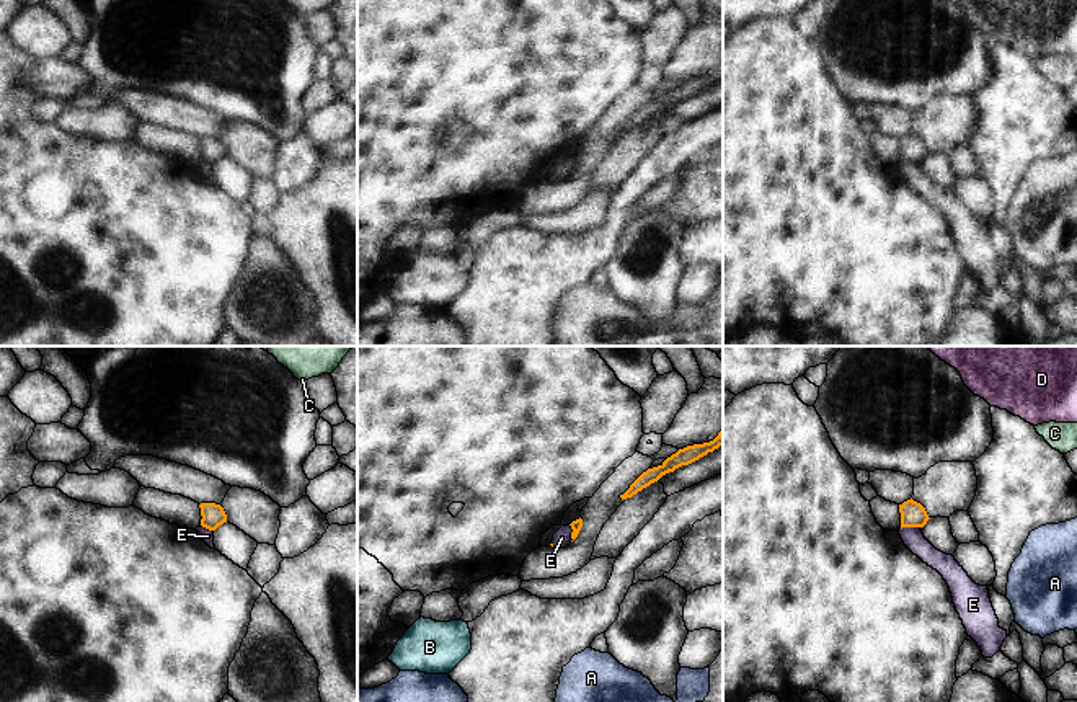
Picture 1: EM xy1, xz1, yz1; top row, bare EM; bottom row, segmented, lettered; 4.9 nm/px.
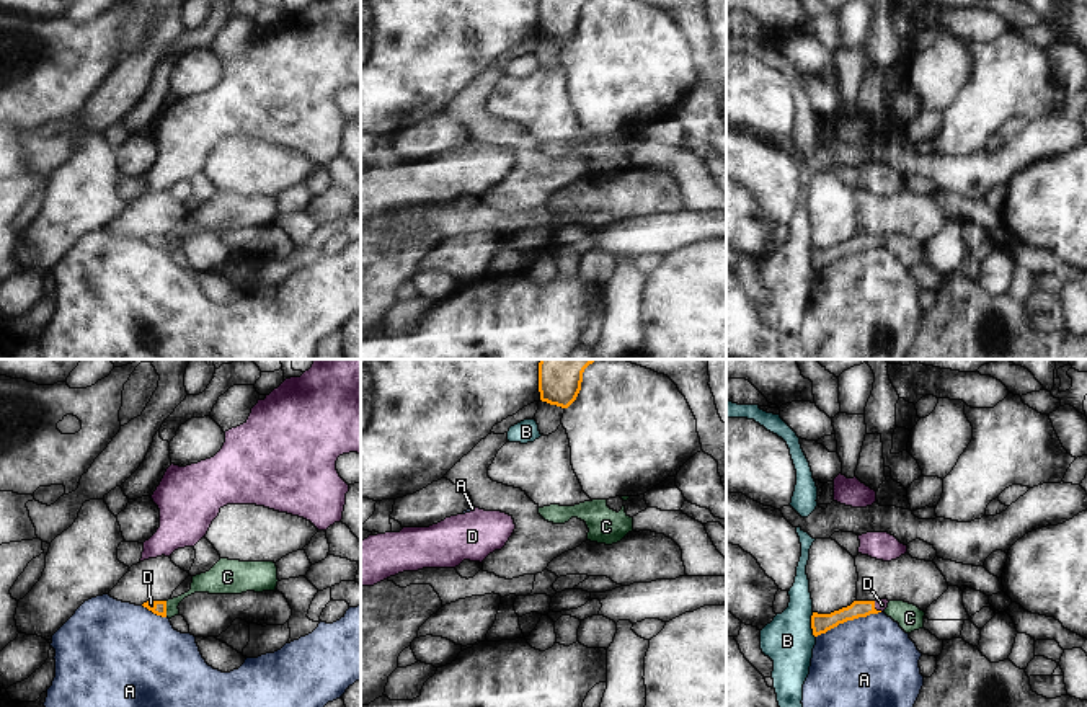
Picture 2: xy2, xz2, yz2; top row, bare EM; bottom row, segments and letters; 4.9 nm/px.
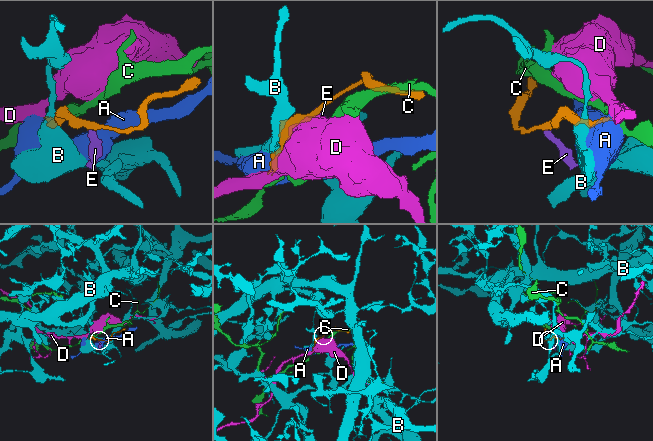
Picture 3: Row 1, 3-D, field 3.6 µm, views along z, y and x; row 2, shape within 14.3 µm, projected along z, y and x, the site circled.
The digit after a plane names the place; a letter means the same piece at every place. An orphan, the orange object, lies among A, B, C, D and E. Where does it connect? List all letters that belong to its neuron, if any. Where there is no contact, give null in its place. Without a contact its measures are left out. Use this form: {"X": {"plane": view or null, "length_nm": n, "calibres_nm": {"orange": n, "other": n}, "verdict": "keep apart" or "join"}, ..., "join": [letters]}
{"A": {"plane": "yz2", "length_nm": 340, "calibres_nm": {"orange": 100, "other": 440}, "verdict": "keep apart"}, "B": {"plane": "yz2", "length_nm": 130, "calibres_nm": {"orange": 100, "other": 240}, "verdict": "keep apart"}, "C": {"plane": "xy2", "length_nm": 80, "calibres_nm": {"orange": 70, "other": 100}, "verdict": "keep apart"}, "D": {"plane": "yz2", "length_nm": 70, "calibres_nm": {"orange": 80, "other": 60}, "verdict": "join"}, "E": {"plane": "yz1", "length_nm": 100, "calibres_nm": {"orange": 130, "other": 110}, "verdict": "keep apart"}, "join": ["D"]}

